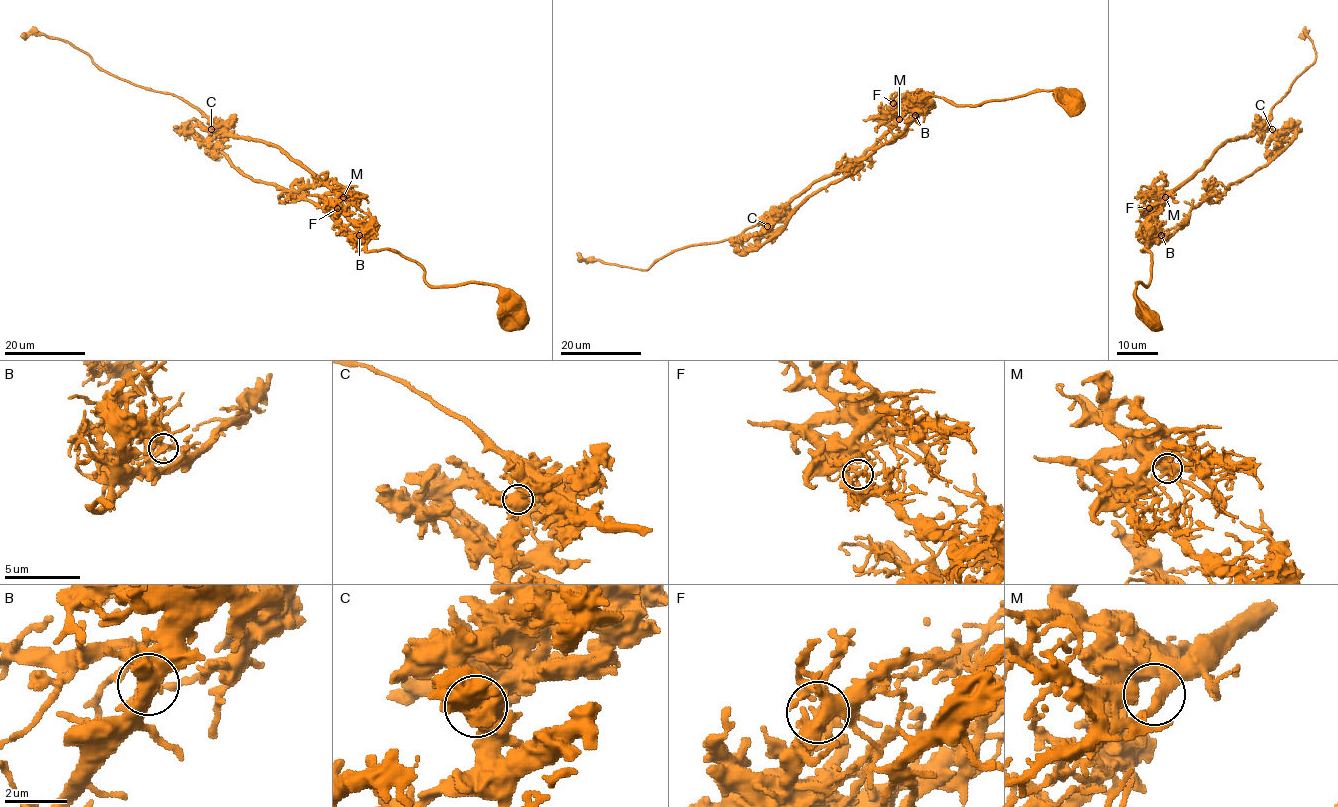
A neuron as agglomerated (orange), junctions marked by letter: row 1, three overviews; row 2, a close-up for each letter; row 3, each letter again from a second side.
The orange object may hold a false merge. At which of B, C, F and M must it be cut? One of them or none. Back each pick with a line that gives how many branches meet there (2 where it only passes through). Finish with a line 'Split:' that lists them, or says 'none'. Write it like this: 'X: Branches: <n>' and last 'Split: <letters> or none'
C: Branches: 2
Split: C

